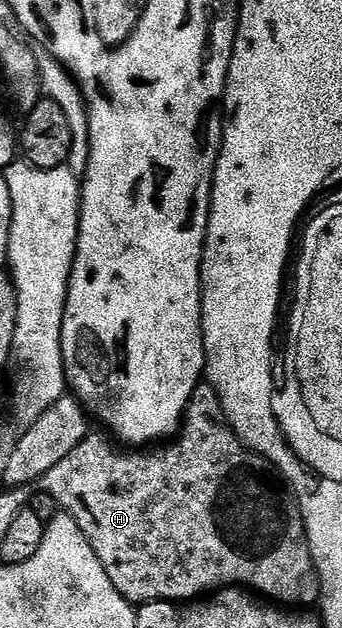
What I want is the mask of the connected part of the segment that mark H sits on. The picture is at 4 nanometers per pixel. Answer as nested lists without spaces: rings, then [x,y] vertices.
[[[201,383],[197,387],[188,403],[188,409],[184,412],[179,433],[171,443],[165,444],[155,451],[129,451],[117,444],[111,436],[100,433],[89,432],[88,436],[82,439],[82,443],[78,443],[78,447],[74,447],[74,451],[70,451],[70,455],[58,459],[58,463],[54,463],[54,467],[50,467],[50,471],[46,471],[46,475],[40,478],[38,485],[39,488],[44,488],[41,490],[47,496],[56,500],[57,506],[62,507],[63,512],[71,515],[74,523],[78,523],[78,527],[82,527],[82,535],[86,535],[90,547],[94,547],[94,555],[98,555],[98,563],[102,563],[102,567],[106,567],[106,575],[110,575],[110,583],[114,583],[116,590],[127,601],[131,601],[133,606],[146,605],[149,601],[188,603],[193,599],[200,599],[205,595],[212,595],[229,587],[243,587],[269,602],[279,603],[284,607],[308,607],[304,605],[315,606],[319,602],[320,577],[316,574],[316,564],[312,558],[312,552],[308,546],[308,536],[304,530],[304,517],[300,514],[296,498],[291,488],[286,487],[276,478],[278,473],[272,462],[267,461],[259,453],[252,452],[230,428],[212,385]]]

